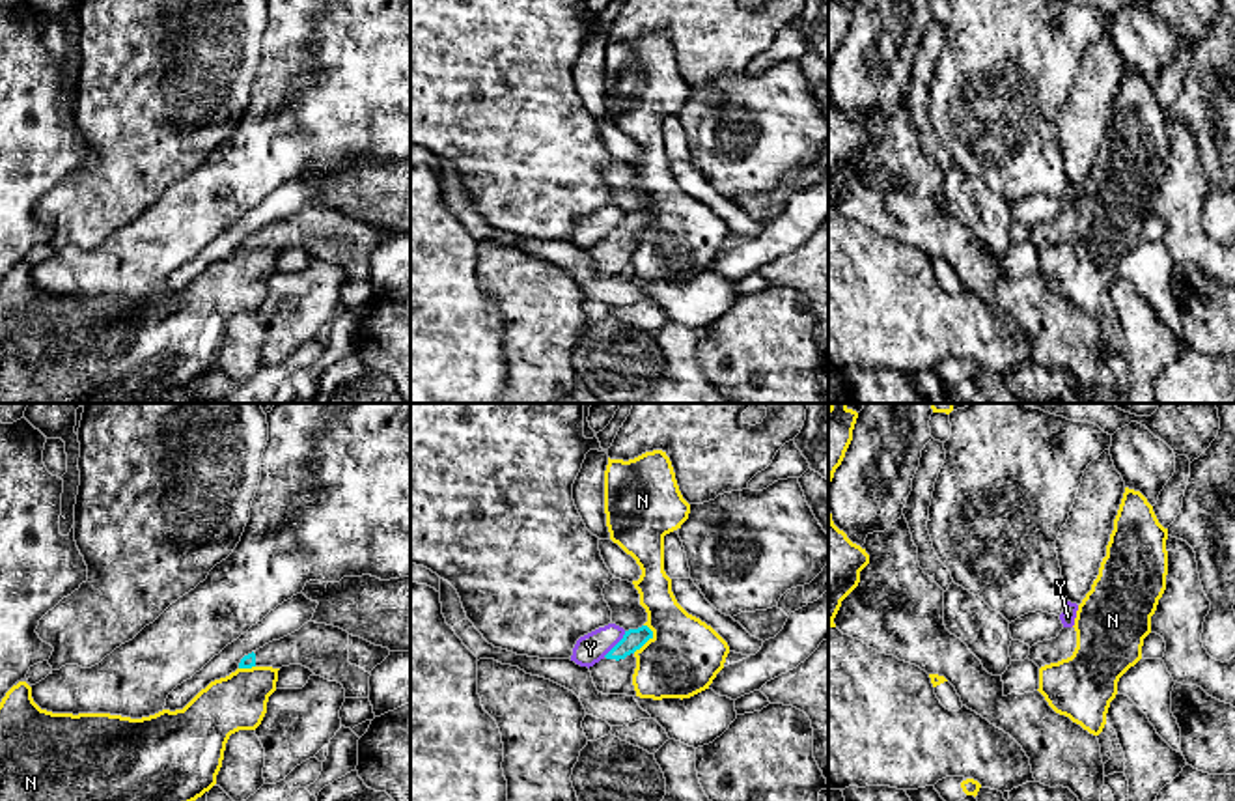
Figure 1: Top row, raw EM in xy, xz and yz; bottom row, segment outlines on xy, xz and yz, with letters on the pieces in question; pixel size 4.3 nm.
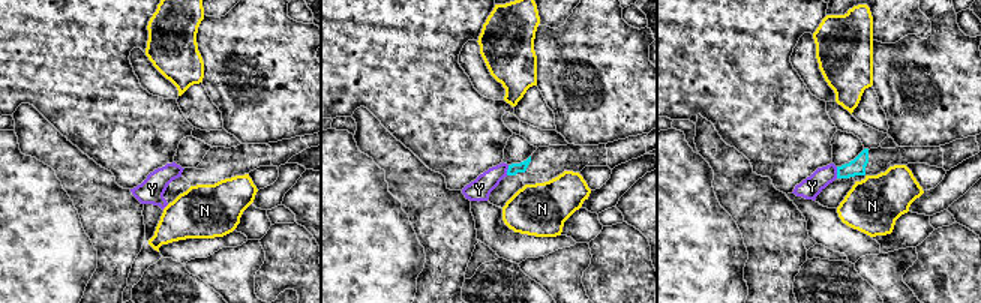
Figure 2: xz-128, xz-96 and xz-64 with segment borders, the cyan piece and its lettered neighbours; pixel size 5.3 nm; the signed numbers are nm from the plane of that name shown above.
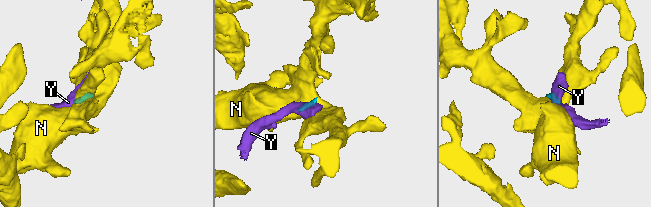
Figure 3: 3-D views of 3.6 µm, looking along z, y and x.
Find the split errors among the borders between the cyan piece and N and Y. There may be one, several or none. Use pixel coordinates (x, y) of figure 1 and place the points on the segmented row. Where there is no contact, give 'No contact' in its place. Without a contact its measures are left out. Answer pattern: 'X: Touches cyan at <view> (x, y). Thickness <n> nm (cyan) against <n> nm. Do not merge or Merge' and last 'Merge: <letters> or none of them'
N: Touches cyan at xz (648, 639). Thickness 90 nm (cyan) against 320 nm. Do not merge
Y: Touches cyan at xz (616, 645). Thickness 90 nm (cyan) against 130 nm. Do not merge
Merge: none of them

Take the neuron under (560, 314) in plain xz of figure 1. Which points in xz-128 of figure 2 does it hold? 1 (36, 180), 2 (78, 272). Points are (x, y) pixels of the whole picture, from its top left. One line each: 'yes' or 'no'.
1: no
2: no

